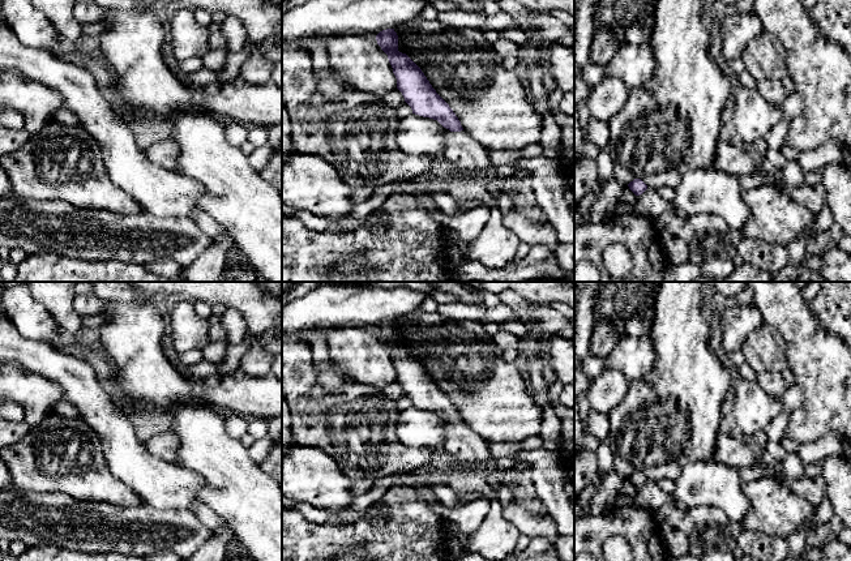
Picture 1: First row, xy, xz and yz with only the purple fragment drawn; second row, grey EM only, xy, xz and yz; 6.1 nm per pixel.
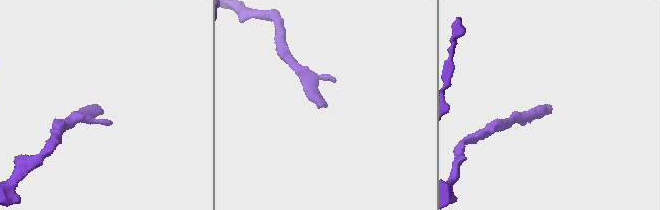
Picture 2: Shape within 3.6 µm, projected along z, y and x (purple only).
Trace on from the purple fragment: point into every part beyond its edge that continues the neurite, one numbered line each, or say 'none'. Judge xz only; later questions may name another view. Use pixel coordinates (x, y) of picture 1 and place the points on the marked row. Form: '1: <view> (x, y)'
1: xz (462, 150)

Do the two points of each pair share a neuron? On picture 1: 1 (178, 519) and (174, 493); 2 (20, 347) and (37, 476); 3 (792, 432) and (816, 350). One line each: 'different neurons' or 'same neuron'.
1: different neurons
2: different neurons
3: same neuron

